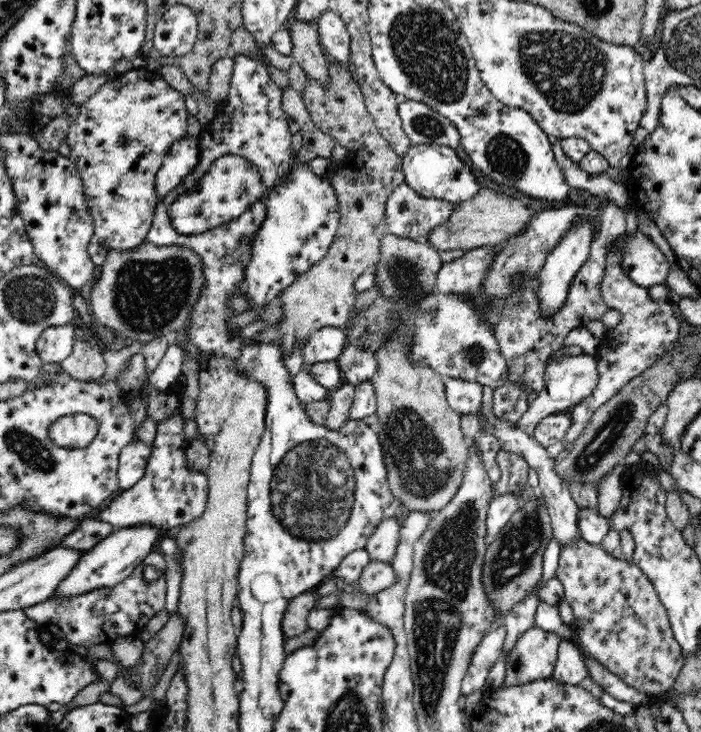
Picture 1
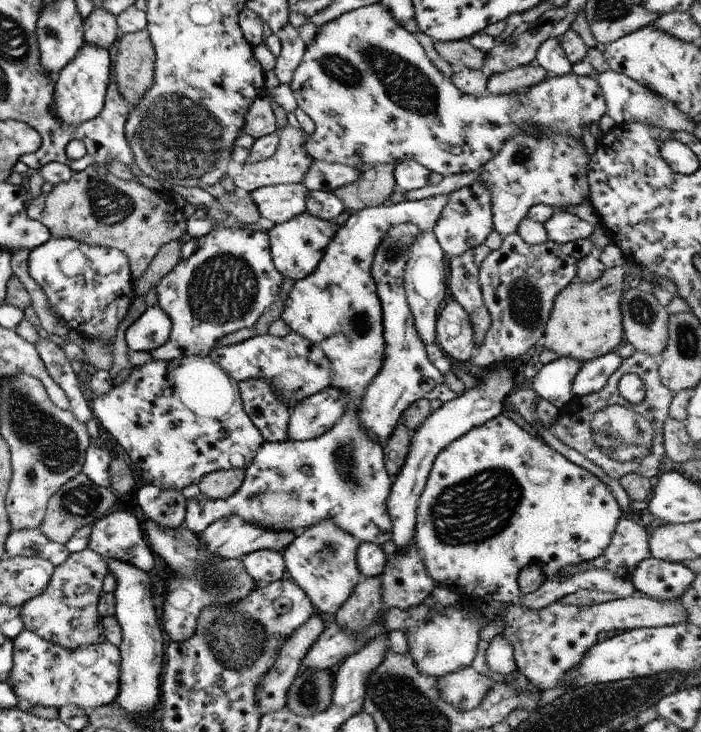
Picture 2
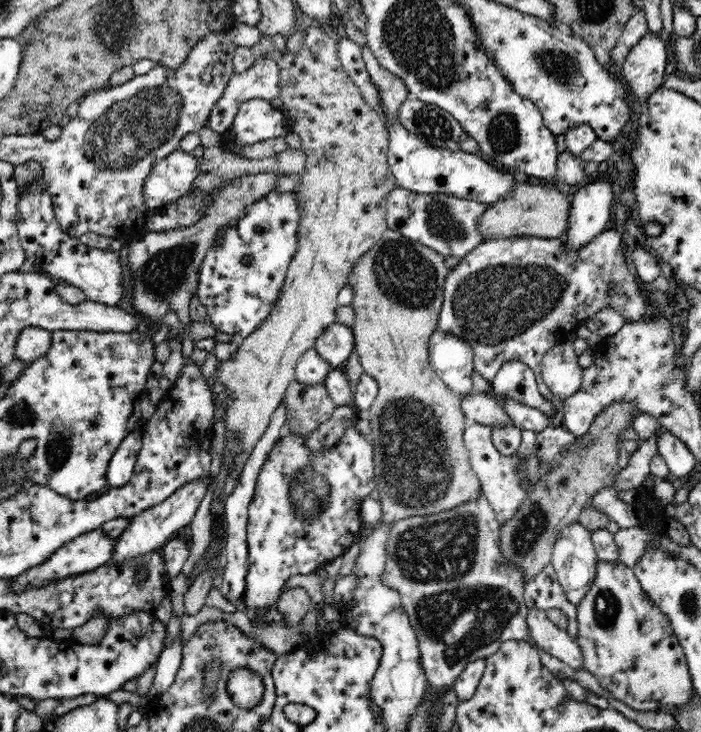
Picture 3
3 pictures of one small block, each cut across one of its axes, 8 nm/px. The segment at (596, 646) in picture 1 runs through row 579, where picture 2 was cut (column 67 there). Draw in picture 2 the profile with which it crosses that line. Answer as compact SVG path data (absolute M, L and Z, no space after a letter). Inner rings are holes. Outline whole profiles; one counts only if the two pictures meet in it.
M89 548L69 553L63 564L54 566L45 590L18 607L23 628L65 650L75 650L79 646L99 642L99 639L103 638L103 628L98 616L97 603L99 595L103 593L102 580L107 573L104 557Z

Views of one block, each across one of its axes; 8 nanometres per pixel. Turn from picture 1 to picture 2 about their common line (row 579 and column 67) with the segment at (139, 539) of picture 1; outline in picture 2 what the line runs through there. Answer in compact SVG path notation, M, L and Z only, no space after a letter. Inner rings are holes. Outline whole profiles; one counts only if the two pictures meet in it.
M83 42L83 46L77 50L77 54L54 77L53 110L55 110L55 117L59 118L63 124L75 127L97 116L97 113L101 112L106 98L109 66L111 64L107 50L103 50L95 44Z

